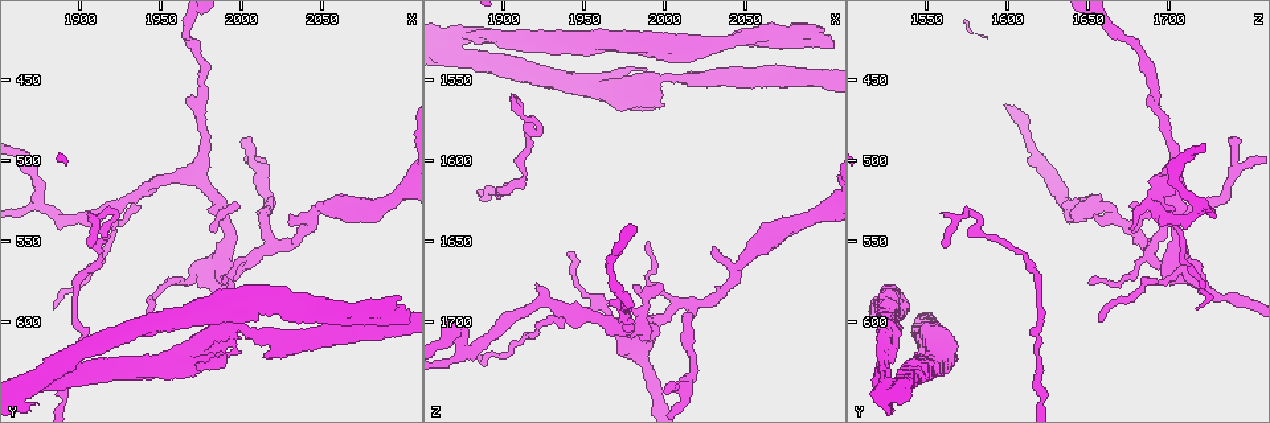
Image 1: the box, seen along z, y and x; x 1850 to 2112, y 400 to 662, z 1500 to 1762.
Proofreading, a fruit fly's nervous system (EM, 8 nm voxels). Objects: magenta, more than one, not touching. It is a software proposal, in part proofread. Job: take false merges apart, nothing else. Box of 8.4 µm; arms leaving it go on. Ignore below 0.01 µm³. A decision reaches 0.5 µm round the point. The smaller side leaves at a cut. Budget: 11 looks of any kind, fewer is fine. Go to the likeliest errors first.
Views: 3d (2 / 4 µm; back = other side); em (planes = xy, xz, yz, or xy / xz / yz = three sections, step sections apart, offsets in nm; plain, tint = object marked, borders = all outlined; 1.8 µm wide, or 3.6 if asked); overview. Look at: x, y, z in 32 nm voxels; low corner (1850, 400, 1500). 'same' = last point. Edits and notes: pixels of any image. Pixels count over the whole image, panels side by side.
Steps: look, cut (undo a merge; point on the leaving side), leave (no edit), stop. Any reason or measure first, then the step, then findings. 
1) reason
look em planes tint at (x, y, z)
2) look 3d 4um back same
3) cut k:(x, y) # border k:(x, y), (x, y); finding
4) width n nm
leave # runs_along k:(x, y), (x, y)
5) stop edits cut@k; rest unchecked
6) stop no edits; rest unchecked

thick turns thin
look 3d 2um at (1986, 608, 1558)

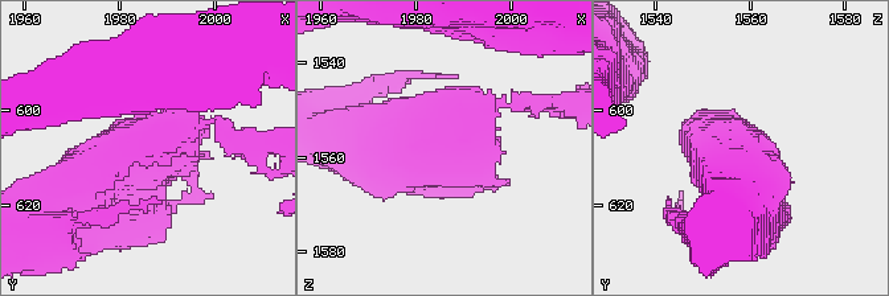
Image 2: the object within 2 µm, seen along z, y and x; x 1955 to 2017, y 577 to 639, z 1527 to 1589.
look em planes tint at (1987, 608, 1558)

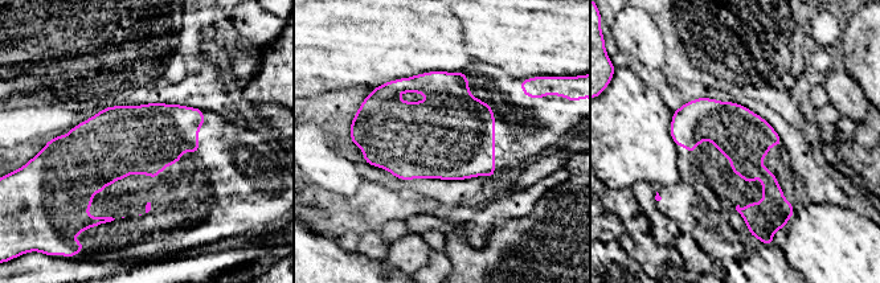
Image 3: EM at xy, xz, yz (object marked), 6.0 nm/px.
width 320 nm
leave # all the same cell

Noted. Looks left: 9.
a fork
look em yz step 16 tint at (1976, 516, 1706)

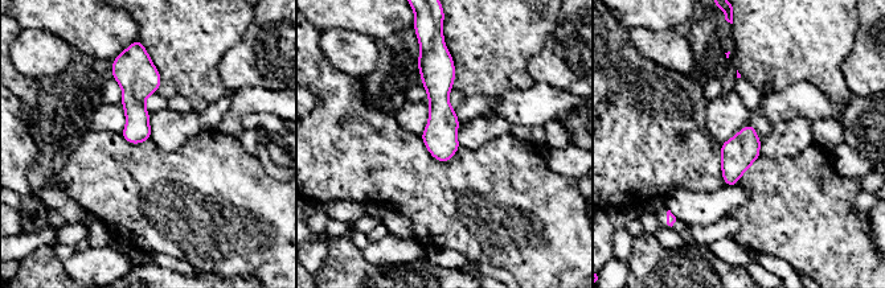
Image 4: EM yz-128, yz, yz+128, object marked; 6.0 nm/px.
another direction
look em planes tint same

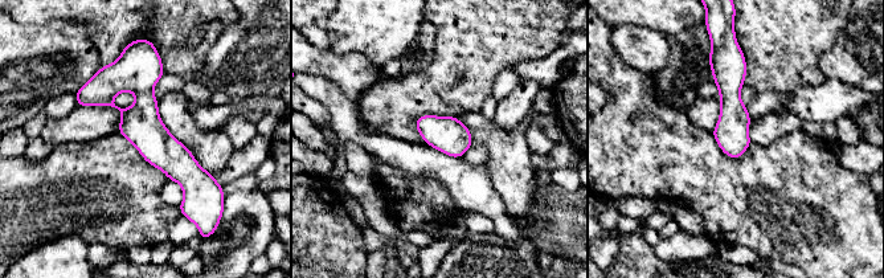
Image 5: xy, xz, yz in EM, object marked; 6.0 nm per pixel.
leave # one cell here

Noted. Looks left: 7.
four arms meet
look em xy step 8 tint at (2016, 554, 1690)

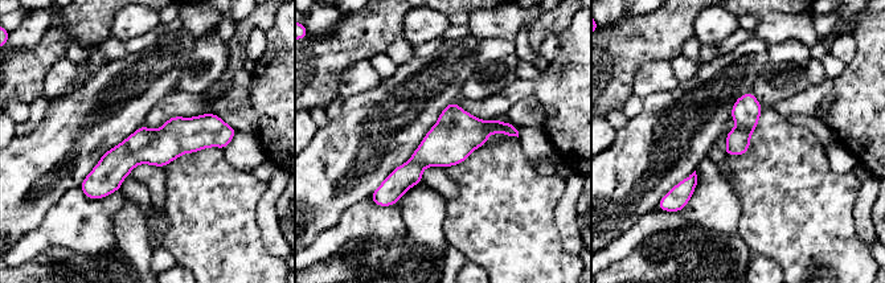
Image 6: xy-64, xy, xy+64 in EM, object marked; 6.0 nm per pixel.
look em yz step 8 tint same

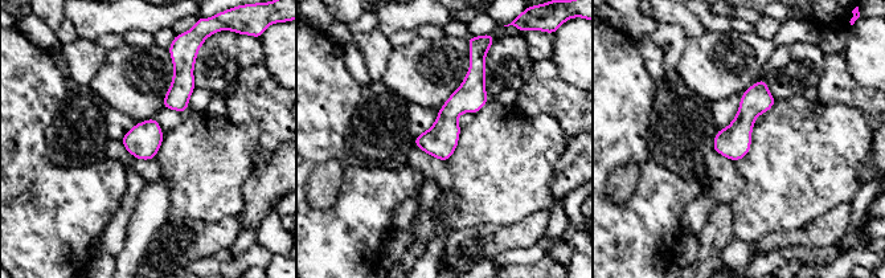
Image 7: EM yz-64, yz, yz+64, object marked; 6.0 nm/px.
width 200 nm
leave # runs_along 7:(472, 64), (442, 156); all the same cell

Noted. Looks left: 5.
stop no edits; rest unchecked

